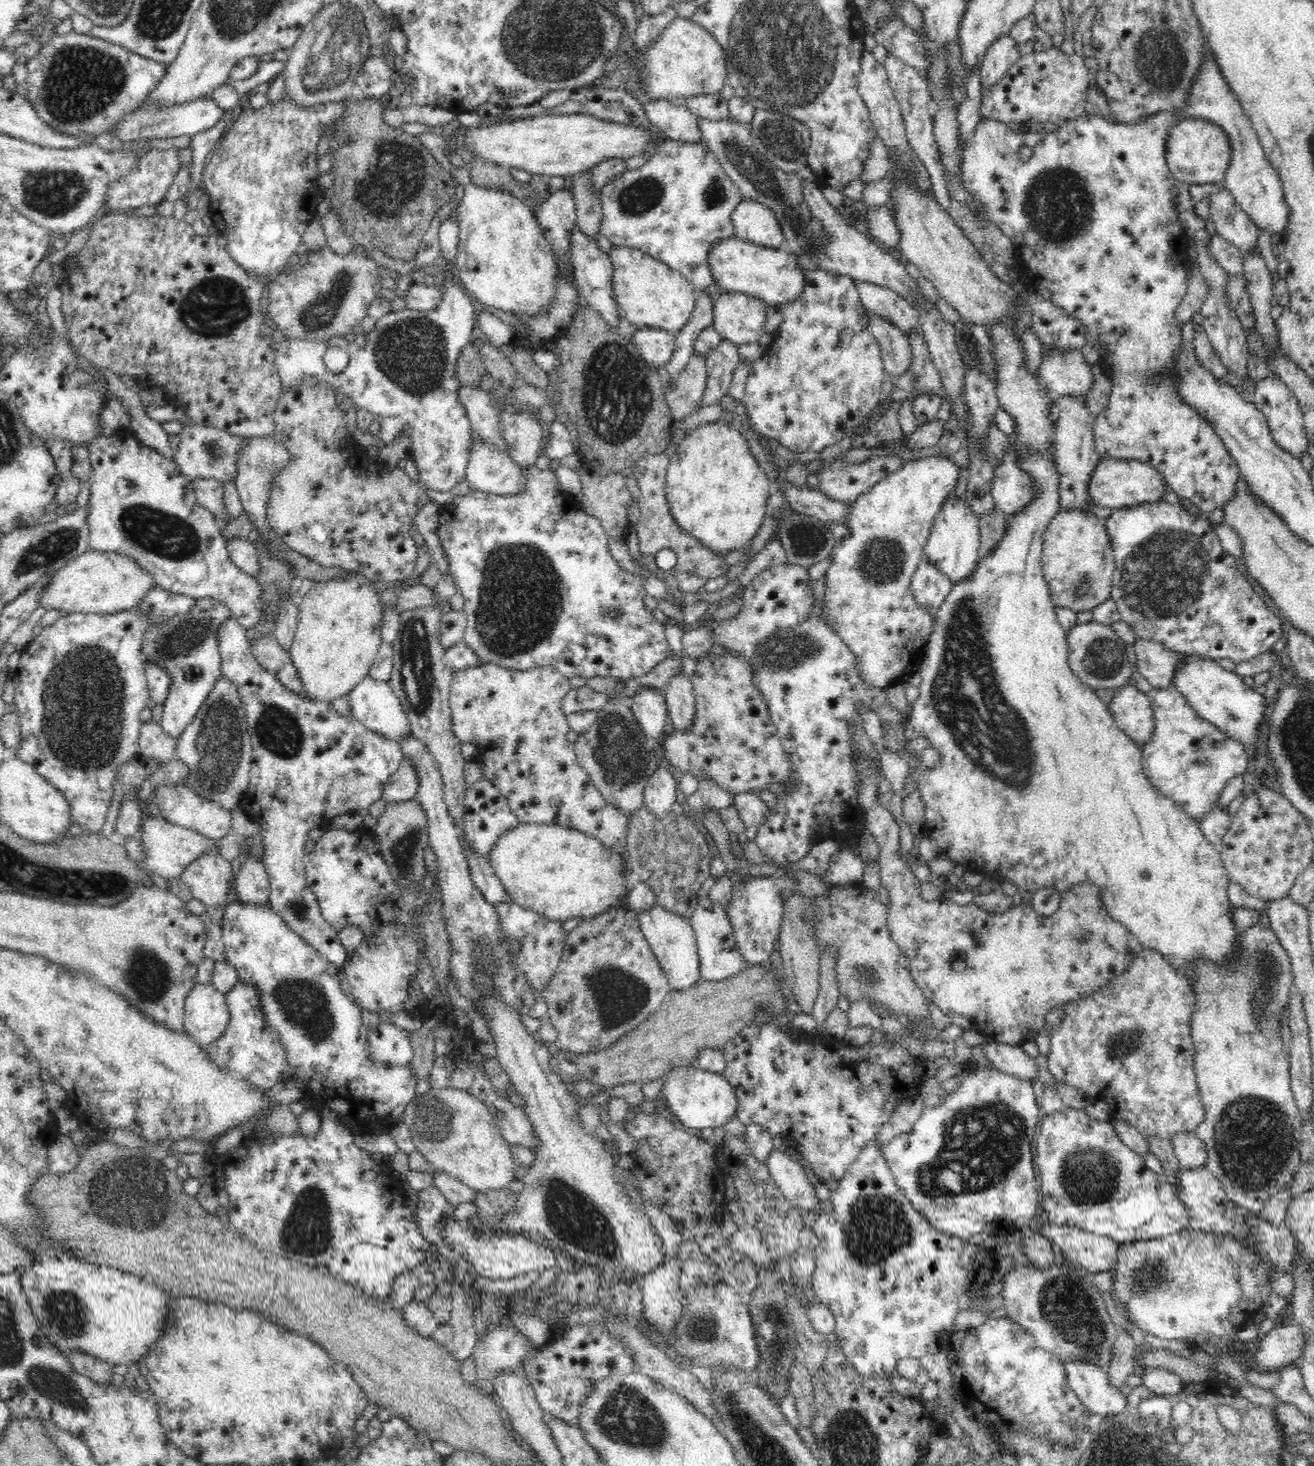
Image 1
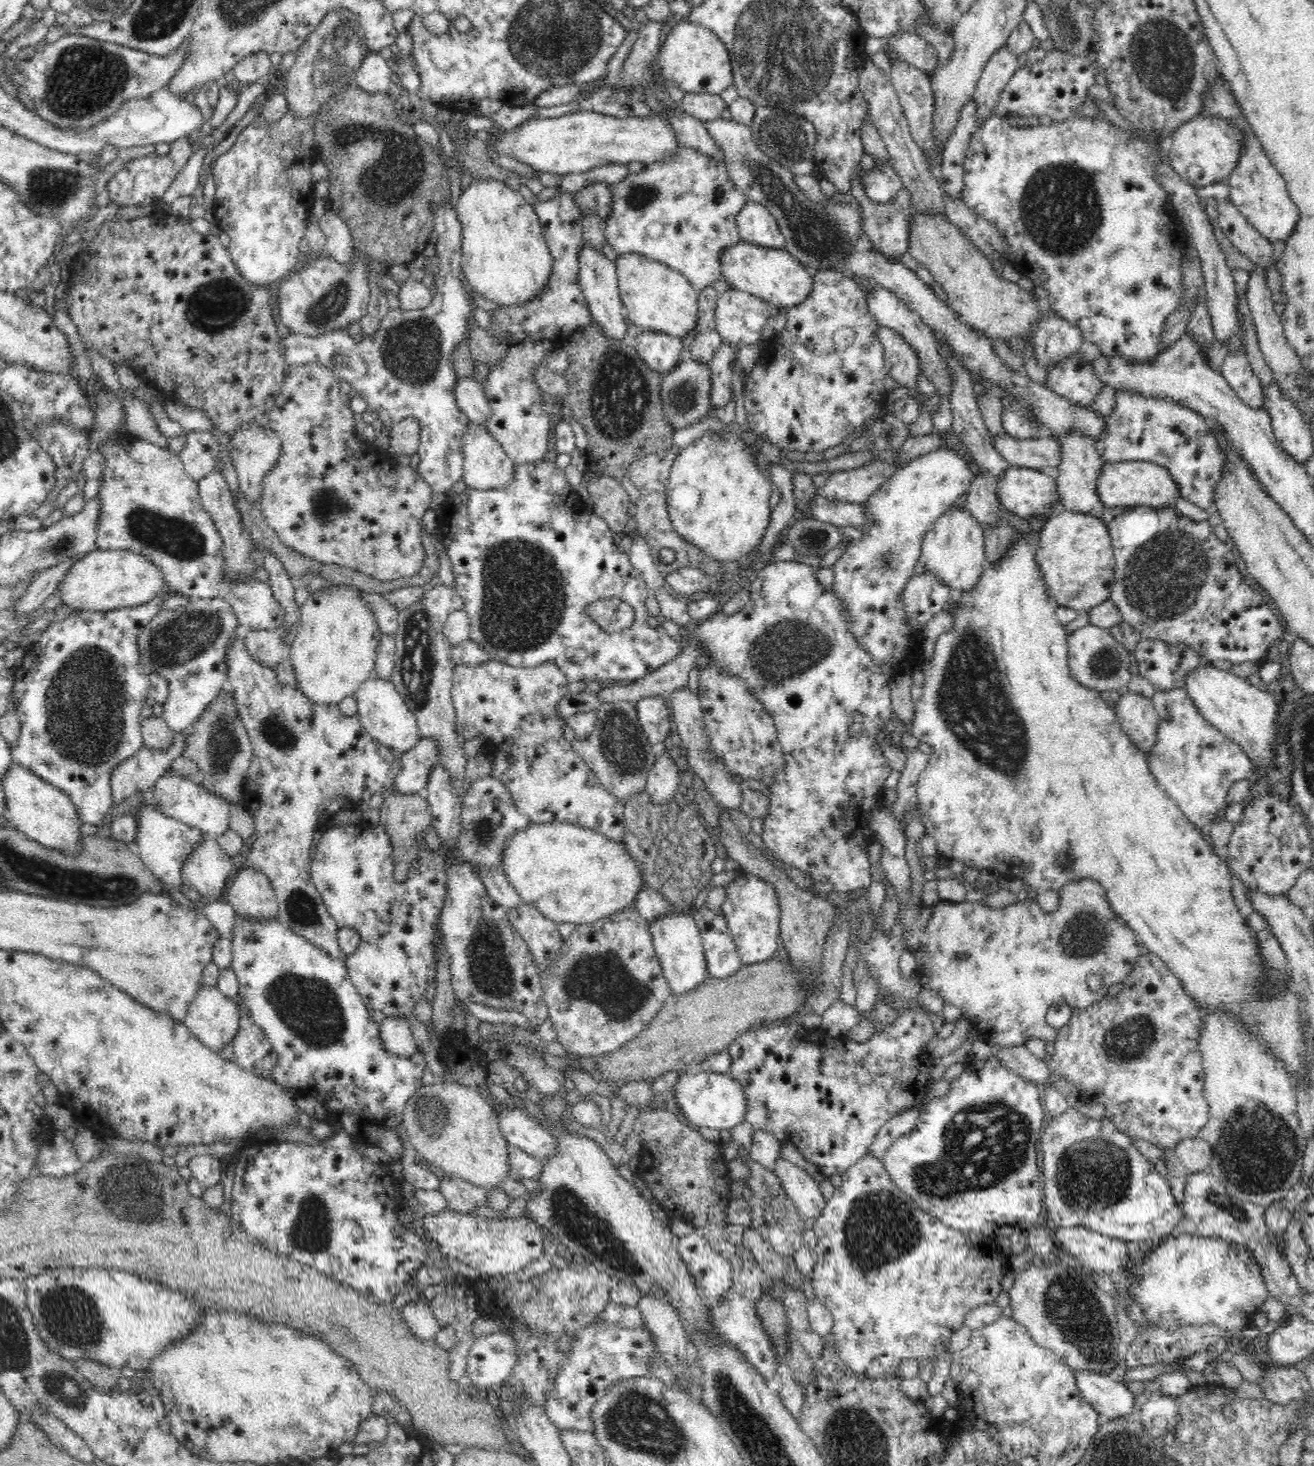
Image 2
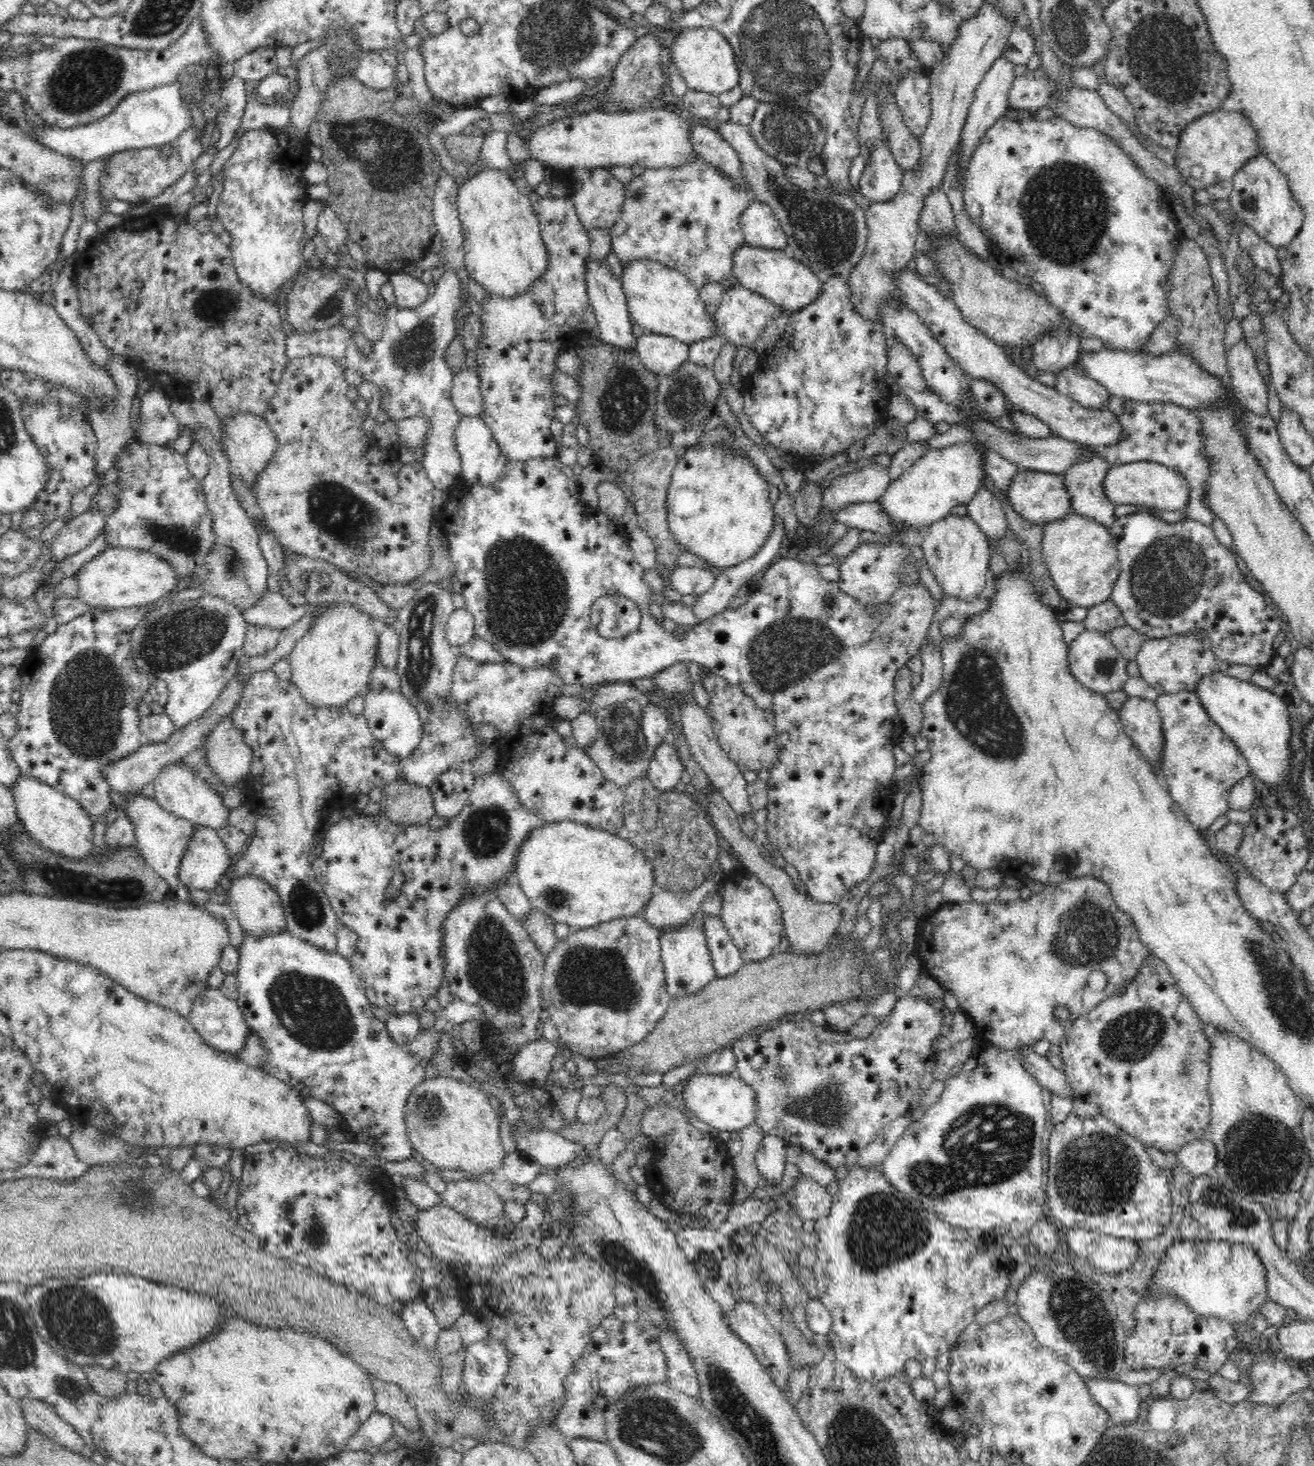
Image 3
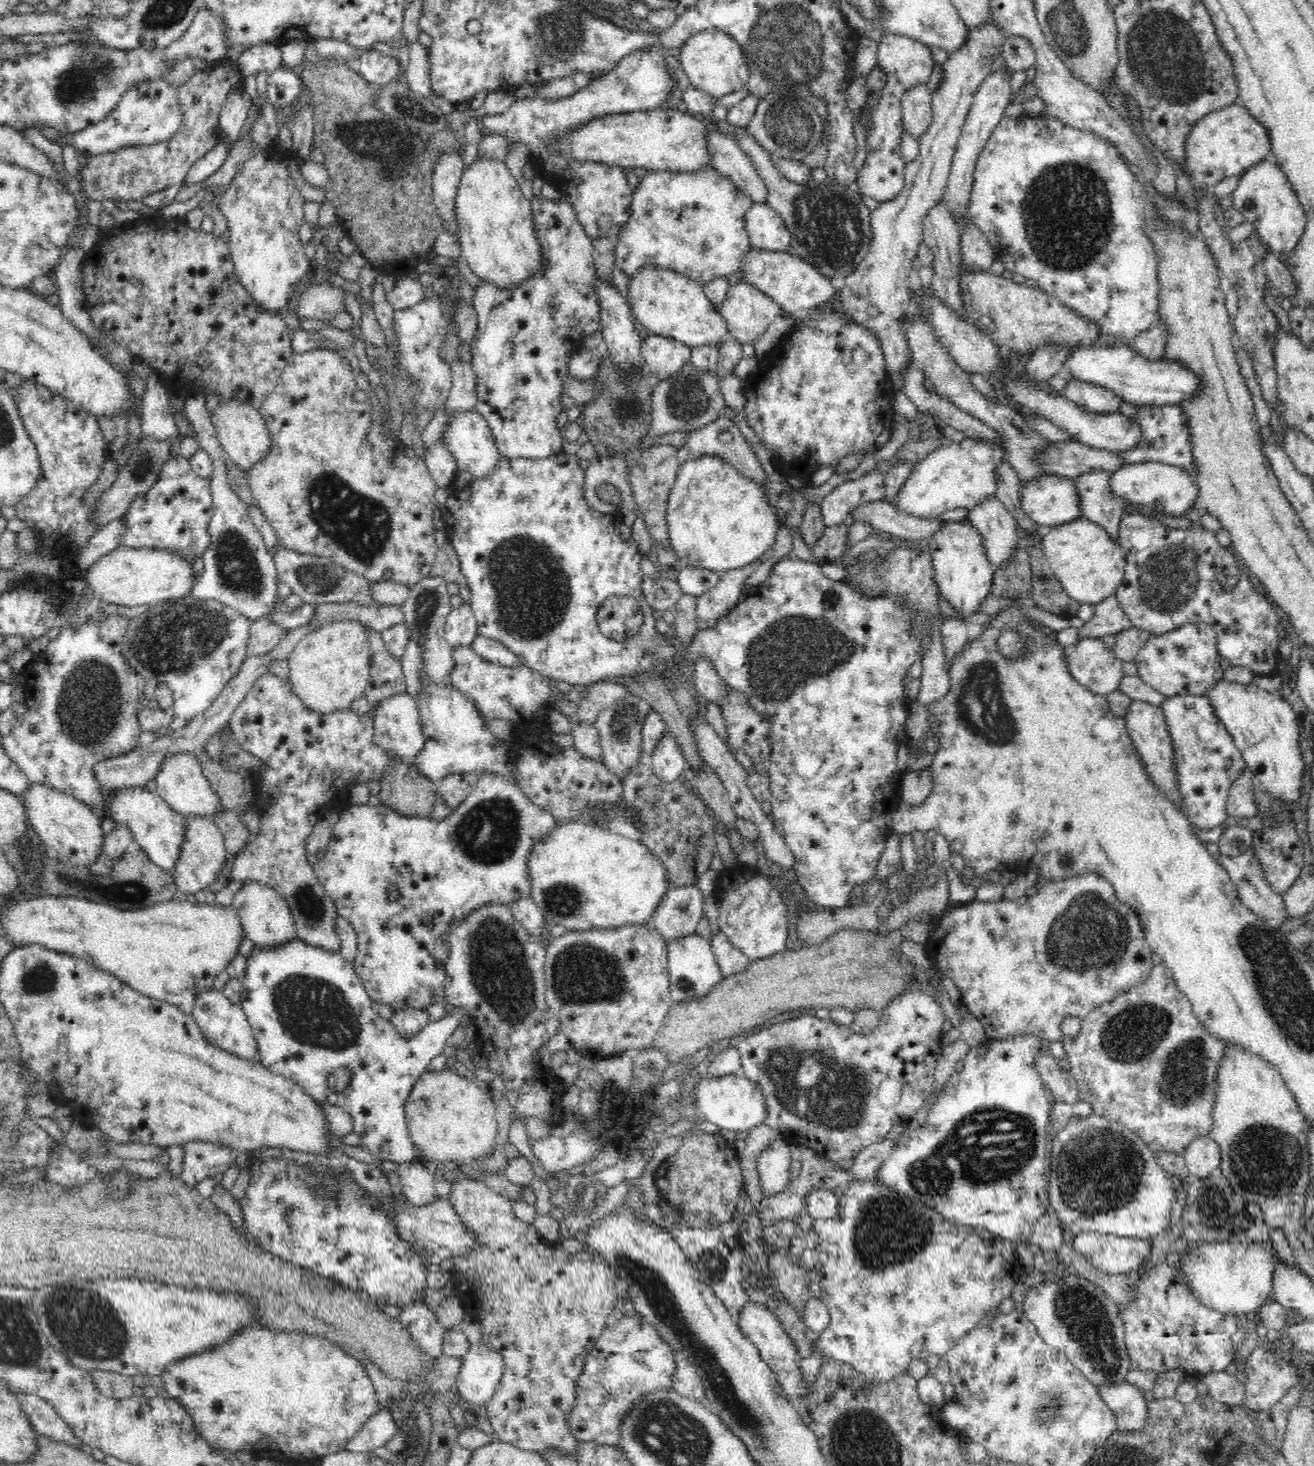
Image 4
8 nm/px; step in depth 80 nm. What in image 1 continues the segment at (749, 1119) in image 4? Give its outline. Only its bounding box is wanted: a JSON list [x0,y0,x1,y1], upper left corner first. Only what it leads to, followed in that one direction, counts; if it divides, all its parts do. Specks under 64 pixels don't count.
[662,1067,739,1133]

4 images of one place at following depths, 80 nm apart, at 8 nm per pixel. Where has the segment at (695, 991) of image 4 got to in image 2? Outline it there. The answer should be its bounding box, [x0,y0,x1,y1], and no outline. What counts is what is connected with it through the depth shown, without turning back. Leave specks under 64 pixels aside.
[648,914,710,994]

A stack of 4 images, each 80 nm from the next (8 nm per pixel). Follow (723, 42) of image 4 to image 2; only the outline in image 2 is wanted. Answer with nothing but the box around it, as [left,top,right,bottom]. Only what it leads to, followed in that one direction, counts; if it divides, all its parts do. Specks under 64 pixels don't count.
[653,22,734,95]

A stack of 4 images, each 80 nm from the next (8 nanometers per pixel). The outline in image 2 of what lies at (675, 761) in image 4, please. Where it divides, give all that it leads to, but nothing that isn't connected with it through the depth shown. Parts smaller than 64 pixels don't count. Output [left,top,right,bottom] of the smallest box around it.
[645,751,681,804]

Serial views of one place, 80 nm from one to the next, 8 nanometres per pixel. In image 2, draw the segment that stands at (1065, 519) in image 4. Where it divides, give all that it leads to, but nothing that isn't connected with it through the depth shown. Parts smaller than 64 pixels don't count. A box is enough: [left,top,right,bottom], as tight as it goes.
[996,465,1062,519]

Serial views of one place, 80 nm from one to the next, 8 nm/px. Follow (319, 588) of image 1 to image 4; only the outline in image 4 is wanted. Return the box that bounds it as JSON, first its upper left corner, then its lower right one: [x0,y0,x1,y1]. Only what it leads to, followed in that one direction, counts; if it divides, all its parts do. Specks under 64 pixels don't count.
[289,619,371,714]

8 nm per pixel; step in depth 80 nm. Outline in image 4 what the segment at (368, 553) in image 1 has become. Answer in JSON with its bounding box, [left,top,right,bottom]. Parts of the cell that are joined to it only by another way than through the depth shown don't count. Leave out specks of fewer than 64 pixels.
[245,348,437,588]

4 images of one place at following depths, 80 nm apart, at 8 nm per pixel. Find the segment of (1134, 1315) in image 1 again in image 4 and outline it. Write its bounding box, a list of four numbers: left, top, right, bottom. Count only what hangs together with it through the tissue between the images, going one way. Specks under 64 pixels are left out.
[1181,1240,1275,1319]

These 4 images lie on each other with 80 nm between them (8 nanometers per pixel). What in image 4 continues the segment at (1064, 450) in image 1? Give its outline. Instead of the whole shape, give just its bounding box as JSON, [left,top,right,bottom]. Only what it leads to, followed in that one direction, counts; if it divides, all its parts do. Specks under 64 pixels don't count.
[1071,470,1123,544]

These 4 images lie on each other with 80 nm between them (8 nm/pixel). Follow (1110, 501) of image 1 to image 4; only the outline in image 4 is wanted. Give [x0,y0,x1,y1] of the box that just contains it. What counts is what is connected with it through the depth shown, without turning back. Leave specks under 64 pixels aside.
[1110,461,1199,517]

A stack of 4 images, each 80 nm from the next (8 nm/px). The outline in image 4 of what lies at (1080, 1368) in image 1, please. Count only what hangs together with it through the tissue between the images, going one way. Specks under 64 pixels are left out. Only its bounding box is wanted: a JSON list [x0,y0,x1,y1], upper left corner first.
[1097,1383,1150,1432]

